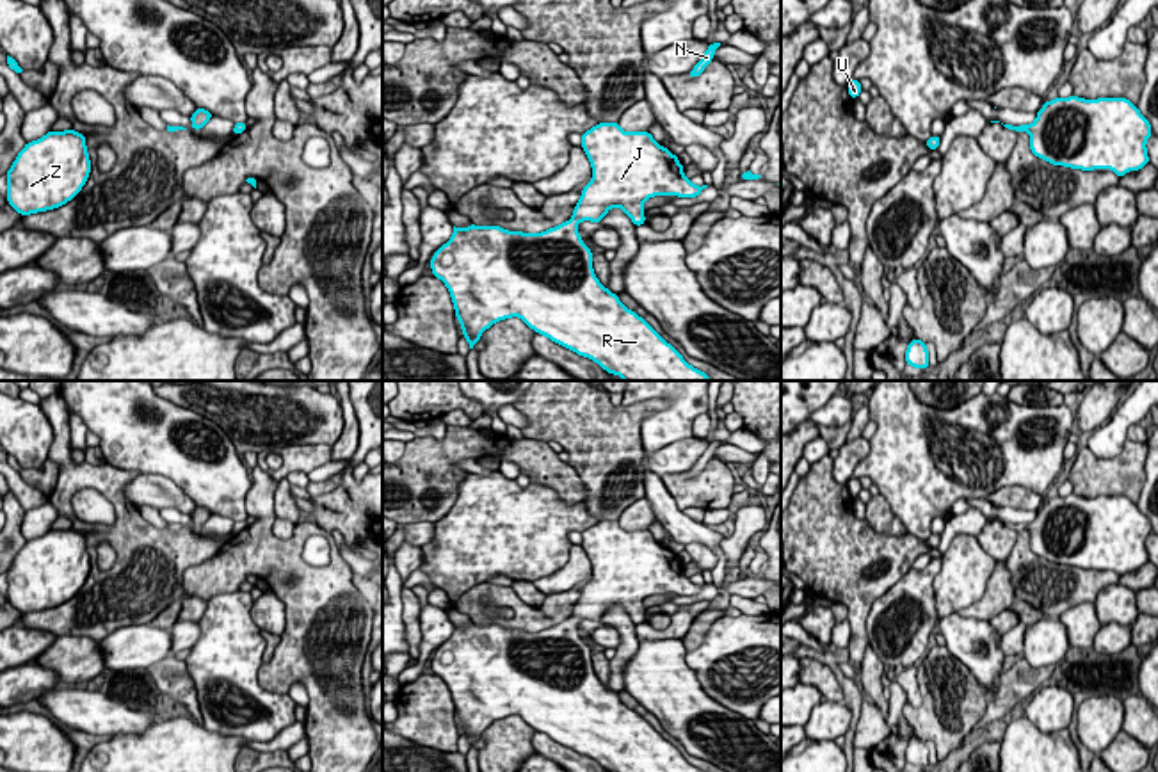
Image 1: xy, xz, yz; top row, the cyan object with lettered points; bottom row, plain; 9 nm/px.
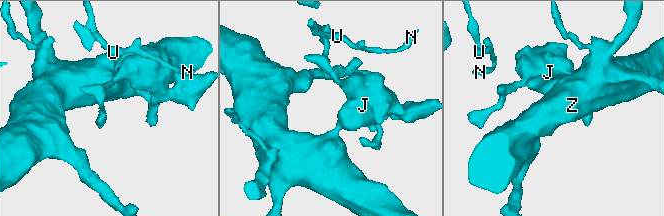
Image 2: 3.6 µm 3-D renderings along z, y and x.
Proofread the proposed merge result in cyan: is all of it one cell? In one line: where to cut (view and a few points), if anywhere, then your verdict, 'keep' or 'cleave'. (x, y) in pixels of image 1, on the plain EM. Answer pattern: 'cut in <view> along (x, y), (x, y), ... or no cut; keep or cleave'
no cut; keep

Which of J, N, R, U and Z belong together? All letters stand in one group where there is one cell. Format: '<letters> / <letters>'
J N R U Z

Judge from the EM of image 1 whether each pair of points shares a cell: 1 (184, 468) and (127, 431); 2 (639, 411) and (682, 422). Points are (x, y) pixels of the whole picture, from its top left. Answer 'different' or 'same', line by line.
1: same
2: different

